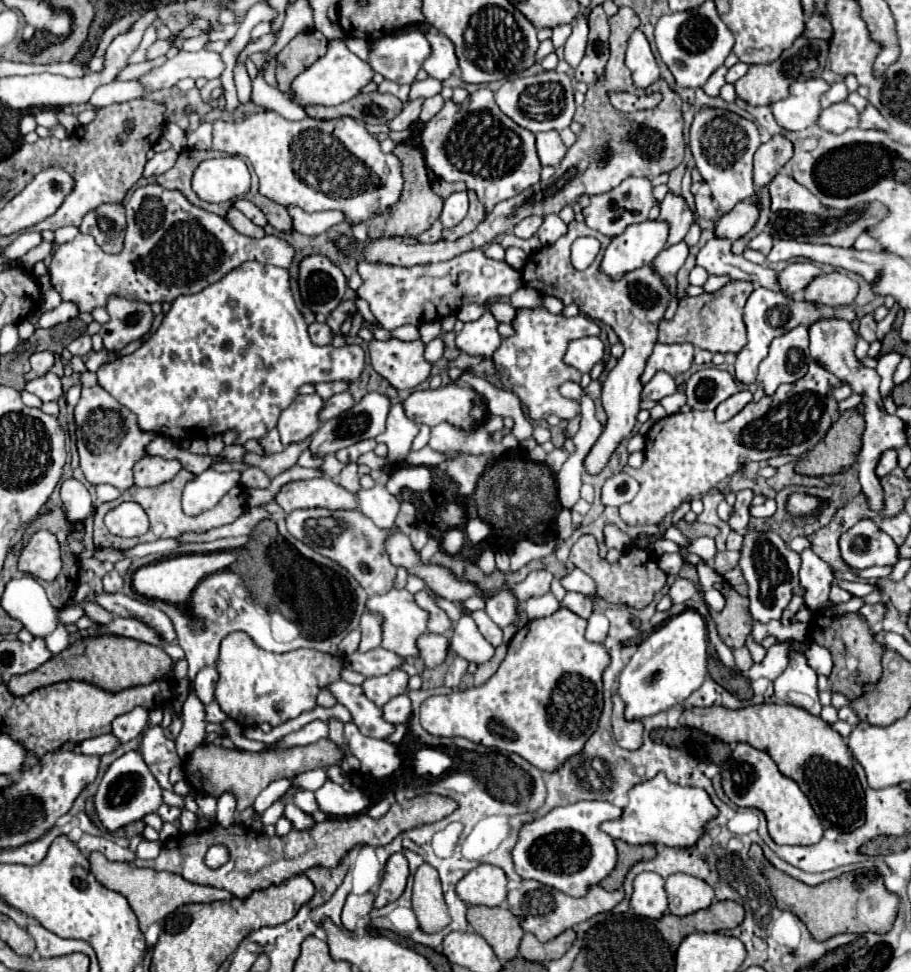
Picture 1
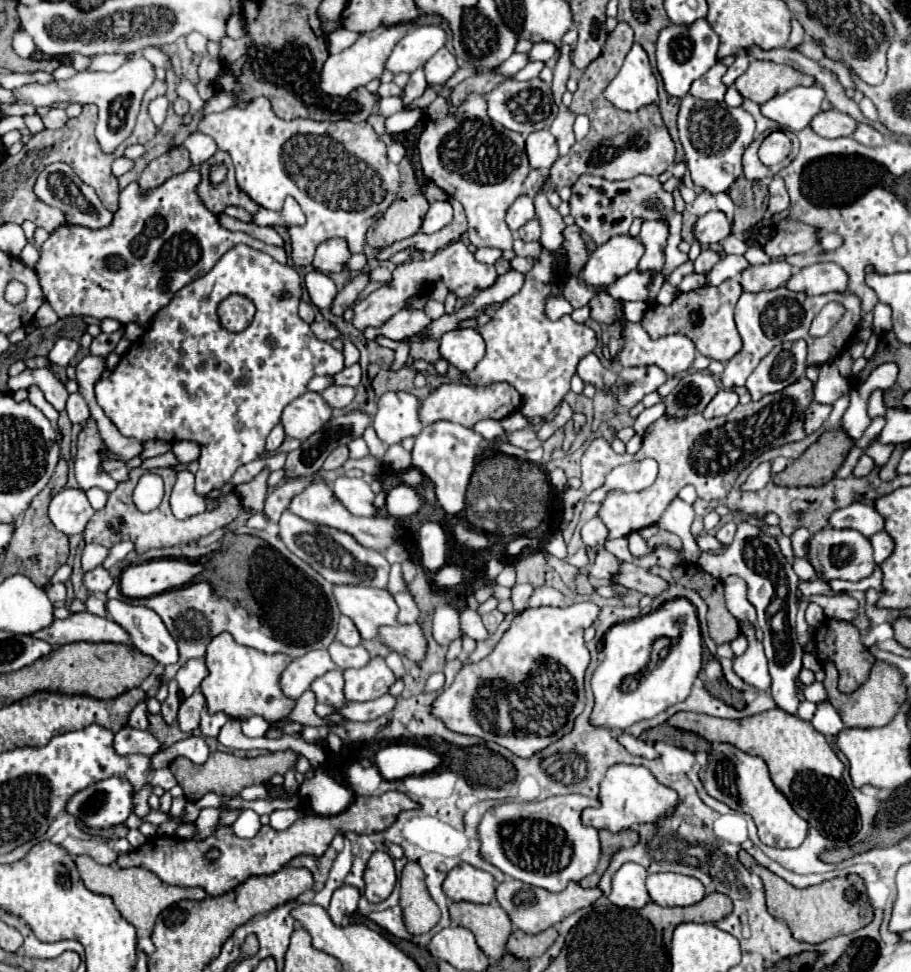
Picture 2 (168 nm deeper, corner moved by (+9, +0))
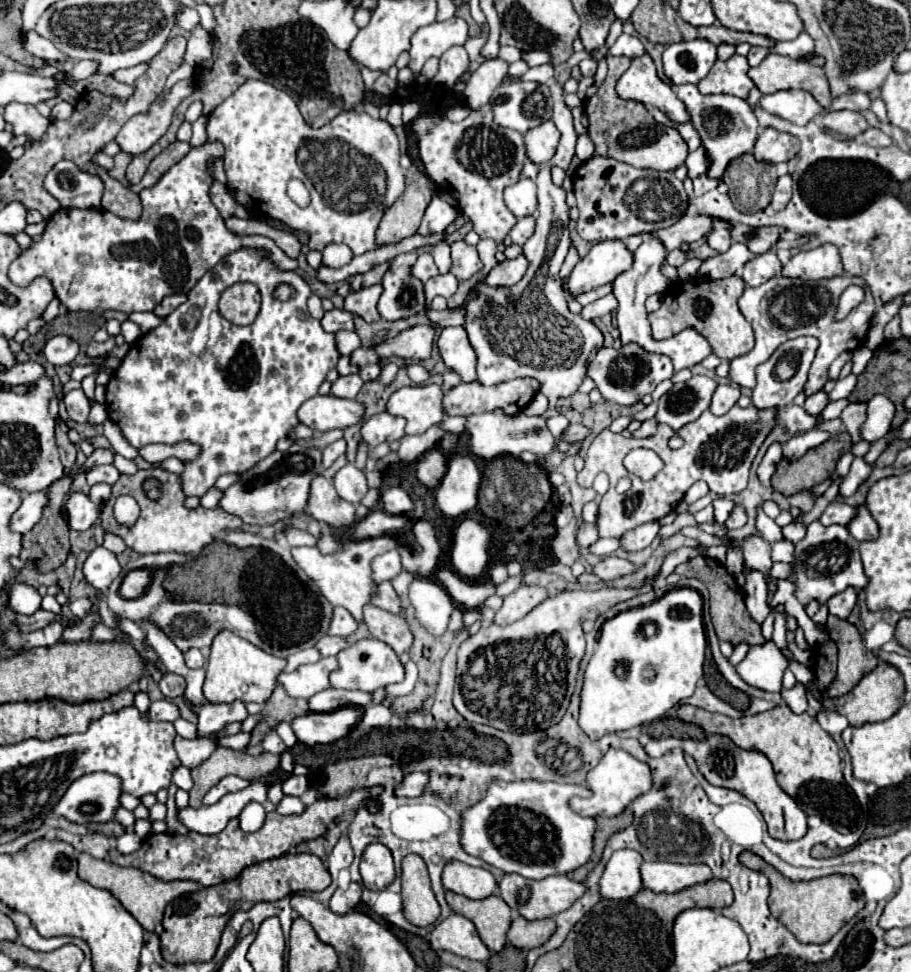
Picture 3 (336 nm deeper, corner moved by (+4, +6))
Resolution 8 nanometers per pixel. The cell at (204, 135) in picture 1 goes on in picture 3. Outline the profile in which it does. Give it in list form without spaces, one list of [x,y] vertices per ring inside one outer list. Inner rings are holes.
[[[207,142],[207,144],[199,146],[199,148],[193,148],[179,164],[175,164],[173,168],[169,168],[169,170],[159,178],[159,182],[157,182],[155,186],[141,190],[139,196],[141,196],[141,202],[143,202],[143,216],[141,216],[137,222],[111,216],[111,212],[101,210],[101,208],[89,208],[89,210],[83,210],[83,208],[61,208],[61,210],[57,210],[57,212],[47,220],[47,226],[45,226],[45,232],[41,234],[41,238],[35,240],[27,250],[21,250],[21,254],[17,256],[17,260],[11,264],[11,268],[9,268],[9,278],[11,278],[15,284],[29,284],[29,282],[35,278],[35,274],[41,274],[41,276],[49,278],[49,280],[53,282],[53,288],[55,288],[55,294],[57,294],[59,302],[61,302],[67,310],[101,310],[101,312],[105,312],[105,310],[121,310],[121,312],[131,314],[131,312],[149,312],[149,310],[153,310],[153,308],[155,308],[165,296],[169,296],[169,294],[187,294],[187,292],[199,282],[199,278],[201,278],[205,272],[209,272],[221,258],[225,258],[225,256],[229,256],[229,254],[233,254],[233,252],[237,252],[237,250],[241,250],[241,248],[255,248],[255,250],[261,248],[261,250],[267,250],[269,260],[277,266],[277,270],[295,270],[295,268],[297,268],[297,260],[289,260],[289,256],[287,256],[285,252],[281,252],[273,240],[269,240],[269,238],[265,238],[265,236],[237,236],[237,234],[233,234],[233,232],[229,232],[229,230],[225,228],[225,222],[223,222],[221,214],[217,212],[217,208],[215,208],[215,206],[211,204],[211,200],[209,200],[209,184],[213,184],[213,178],[211,178],[209,172],[207,172],[207,160],[217,158],[217,156],[223,156],[223,152],[225,152],[225,150],[221,148],[221,144],[213,144],[213,142]]]

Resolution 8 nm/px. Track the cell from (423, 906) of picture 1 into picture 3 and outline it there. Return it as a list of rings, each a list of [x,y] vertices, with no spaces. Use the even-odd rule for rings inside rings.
[[[407,854],[401,868],[401,896],[405,918],[415,926],[433,924],[441,910],[433,896],[425,862],[417,854]]]

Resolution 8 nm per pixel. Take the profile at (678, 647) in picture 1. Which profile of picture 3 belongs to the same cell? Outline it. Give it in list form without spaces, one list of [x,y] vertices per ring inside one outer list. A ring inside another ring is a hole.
[[[677,588],[647,606],[619,612],[615,618],[609,618],[601,626],[599,646],[583,672],[581,706],[579,706],[579,726],[591,740],[599,740],[609,732],[621,732],[621,730],[629,730],[629,728],[653,722],[695,692],[697,680],[703,676],[703,660],[705,660],[705,648],[707,648],[701,608],[703,608],[703,600],[697,590]],[[647,622],[653,622],[657,626],[653,636],[643,634],[643,624]],[[649,664],[655,666],[657,670],[655,680],[643,680],[641,676],[643,668]]]

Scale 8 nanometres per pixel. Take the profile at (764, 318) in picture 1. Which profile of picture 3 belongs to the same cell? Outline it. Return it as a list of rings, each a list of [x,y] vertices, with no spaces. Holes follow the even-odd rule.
[[[847,274],[835,276],[835,278],[825,278],[825,280],[809,280],[809,282],[805,282],[805,290],[803,290],[803,280],[799,280],[799,278],[773,276],[771,280],[767,280],[765,284],[757,286],[757,288],[745,288],[743,296],[739,298],[739,308],[743,312],[743,316],[749,320],[749,324],[753,326],[755,348],[749,354],[739,356],[731,362],[731,372],[729,372],[731,382],[745,386],[745,388],[755,388],[755,384],[757,384],[755,368],[759,364],[763,364],[783,342],[797,338],[797,336],[814,336],[819,340],[819,348],[817,348],[815,362],[809,370],[809,380],[803,390],[805,396],[811,396],[825,386],[827,370],[841,352],[855,350],[857,346],[863,344],[871,318],[880,309],[877,308],[865,280],[859,276],[847,276]],[[851,284],[857,284],[865,290],[865,300],[857,308],[853,308],[853,314],[849,314],[845,320],[837,322],[837,320],[833,320],[837,306],[821,306],[821,316],[815,316],[815,304],[837,304],[843,290]],[[799,306],[801,306],[801,310],[799,310]]]

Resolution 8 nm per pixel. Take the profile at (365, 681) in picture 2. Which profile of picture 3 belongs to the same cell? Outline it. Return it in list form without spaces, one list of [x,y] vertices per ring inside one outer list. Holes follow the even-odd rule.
[[[363,638],[343,648],[337,654],[337,662],[339,668],[329,674],[329,682],[333,688],[375,692],[377,688],[385,688],[387,684],[403,680],[403,664],[399,662],[399,656],[393,652],[393,648],[389,648],[385,642],[375,638]]]

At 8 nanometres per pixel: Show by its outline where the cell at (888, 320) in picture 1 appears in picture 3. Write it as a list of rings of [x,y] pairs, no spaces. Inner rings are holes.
[[[861,346],[861,348],[857,348],[857,350],[853,350],[853,356],[851,356],[851,362],[853,362],[853,374],[855,376],[859,376],[863,370],[865,370],[865,366],[867,366],[867,362],[871,360],[871,356],[873,356],[873,352],[867,348],[867,346]]]

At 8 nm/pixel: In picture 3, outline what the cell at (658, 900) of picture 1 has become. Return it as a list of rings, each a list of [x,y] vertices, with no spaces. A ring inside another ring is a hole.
[[[629,848],[615,850],[603,870],[603,876],[599,878],[601,896],[609,900],[633,898],[643,888],[639,872],[641,862],[641,856]]]

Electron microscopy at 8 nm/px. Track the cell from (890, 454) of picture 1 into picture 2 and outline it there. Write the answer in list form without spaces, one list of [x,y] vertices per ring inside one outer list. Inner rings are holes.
[[[862,454],[858,464],[854,466],[854,476],[866,476],[874,470],[874,460],[868,456],[868,454]]]

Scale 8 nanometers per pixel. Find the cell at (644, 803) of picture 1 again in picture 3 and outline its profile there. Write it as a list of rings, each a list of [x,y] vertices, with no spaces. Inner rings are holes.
[[[611,748],[595,768],[587,772],[587,784],[591,790],[589,798],[571,798],[569,808],[581,816],[617,816],[625,810],[627,804],[631,804],[637,796],[645,794],[651,788],[651,770],[645,762],[639,762],[625,750]]]

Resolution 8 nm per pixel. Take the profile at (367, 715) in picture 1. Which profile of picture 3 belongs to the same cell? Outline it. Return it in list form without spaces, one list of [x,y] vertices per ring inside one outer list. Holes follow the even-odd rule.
[[[321,658],[315,664],[299,666],[293,672],[281,672],[277,682],[285,688],[285,692],[293,698],[309,698],[313,692],[321,692],[329,688],[329,672],[337,668],[337,658]]]

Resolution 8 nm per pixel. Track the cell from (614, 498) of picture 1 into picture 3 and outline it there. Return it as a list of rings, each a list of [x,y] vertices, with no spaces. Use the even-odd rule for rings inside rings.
[[[633,450],[625,456],[625,468],[643,480],[651,480],[663,468],[663,462],[651,450]]]

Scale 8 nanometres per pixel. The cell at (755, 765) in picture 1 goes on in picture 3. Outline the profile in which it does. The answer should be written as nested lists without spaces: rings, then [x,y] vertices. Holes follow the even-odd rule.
[[[705,736],[703,740],[678,739],[675,737],[651,738],[645,748],[647,754],[651,757],[661,757],[669,752],[669,742],[678,743],[679,747],[685,754],[693,756],[701,774],[715,786],[721,788],[731,788],[741,792],[745,798],[749,798],[751,802],[755,802],[755,806],[759,808],[759,812],[763,814],[767,828],[769,828],[769,836],[777,838],[777,840],[799,840],[807,834],[807,816],[805,812],[795,804],[795,800],[785,794],[777,780],[775,780],[775,772],[773,766],[769,762],[767,756],[763,756],[761,752],[755,750],[743,750],[739,746],[735,746],[727,736]]]

